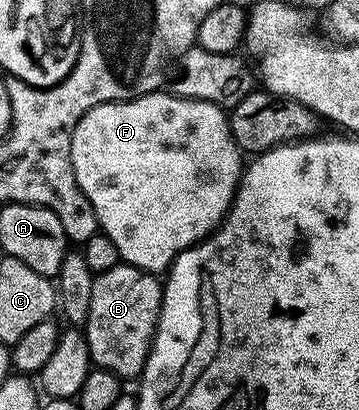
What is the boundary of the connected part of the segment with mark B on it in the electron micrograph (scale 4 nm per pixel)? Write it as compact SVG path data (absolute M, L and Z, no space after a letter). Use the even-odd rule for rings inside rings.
M120 262L94 278L90 312L83 328L94 368L115 373L123 381L140 376L157 331L162 290L162 280L154 272L132 267L130 263Z

